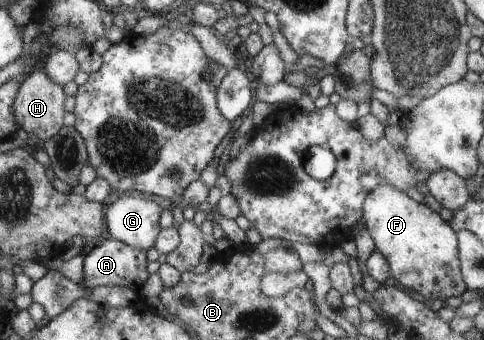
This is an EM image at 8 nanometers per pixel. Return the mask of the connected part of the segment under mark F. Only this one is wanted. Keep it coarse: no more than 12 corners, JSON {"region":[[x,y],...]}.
{"region":[[375,186],[363,223],[406,291],[468,290],[456,233],[430,205]]}

